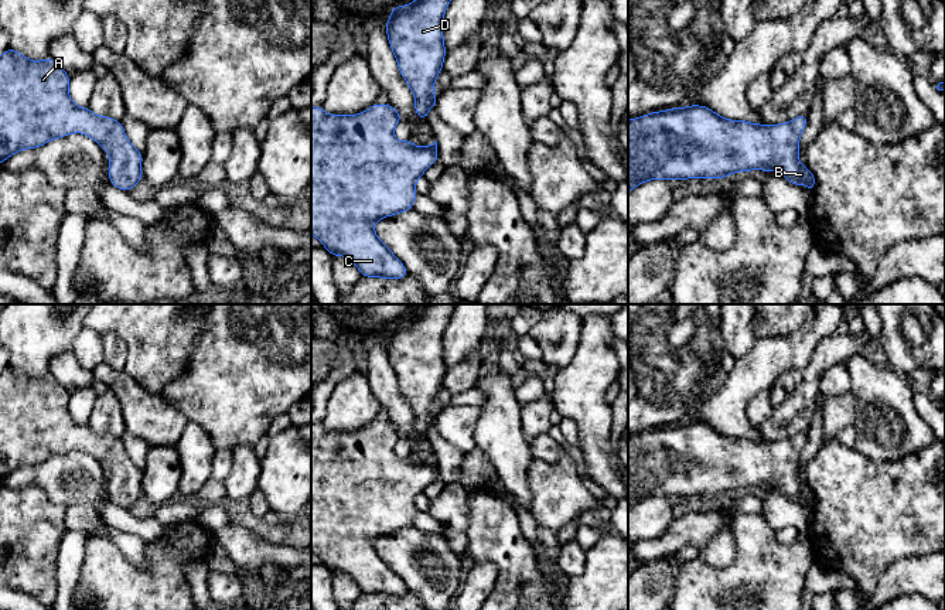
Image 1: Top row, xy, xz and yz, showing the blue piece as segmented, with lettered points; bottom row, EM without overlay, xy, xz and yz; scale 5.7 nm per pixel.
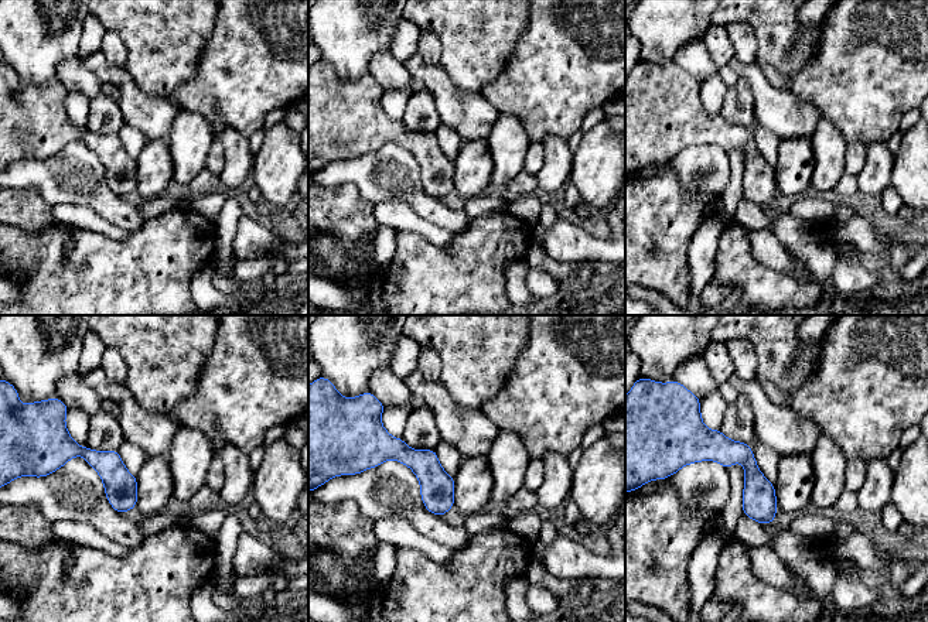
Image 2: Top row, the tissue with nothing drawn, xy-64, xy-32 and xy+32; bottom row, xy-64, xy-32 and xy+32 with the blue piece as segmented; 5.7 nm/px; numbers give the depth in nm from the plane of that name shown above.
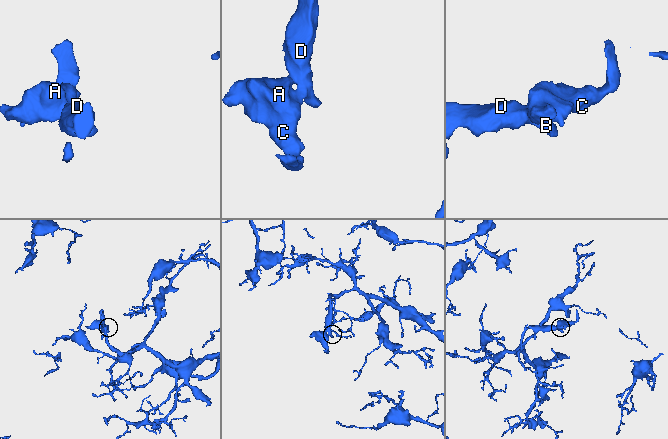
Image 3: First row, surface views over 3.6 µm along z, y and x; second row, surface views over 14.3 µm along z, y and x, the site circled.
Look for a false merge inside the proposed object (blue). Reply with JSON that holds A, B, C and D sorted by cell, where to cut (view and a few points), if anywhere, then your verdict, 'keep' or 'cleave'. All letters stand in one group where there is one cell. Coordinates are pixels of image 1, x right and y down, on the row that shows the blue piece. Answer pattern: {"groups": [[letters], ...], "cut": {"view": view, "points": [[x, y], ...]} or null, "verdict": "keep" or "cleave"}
{"groups": [["A", "B", "C", "D"]], "cut": null, "verdict": "keep"}

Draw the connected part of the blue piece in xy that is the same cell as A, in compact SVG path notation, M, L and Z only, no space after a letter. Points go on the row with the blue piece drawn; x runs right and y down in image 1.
M11 48L0 55L0 164L20 150L37 149L71 133L83 133L109 153L110 184L130 192L143 180L143 153L129 142L120 120L96 116L89 108L76 106L68 85L69 74L52 58L30 61Z

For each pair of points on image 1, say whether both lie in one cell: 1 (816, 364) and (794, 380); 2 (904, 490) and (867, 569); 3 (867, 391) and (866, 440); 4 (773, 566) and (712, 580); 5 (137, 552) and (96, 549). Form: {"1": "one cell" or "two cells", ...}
{"1": "two cells", "2": "one cell", "3": "one cell", "4": "one cell", "5": "two cells"}

